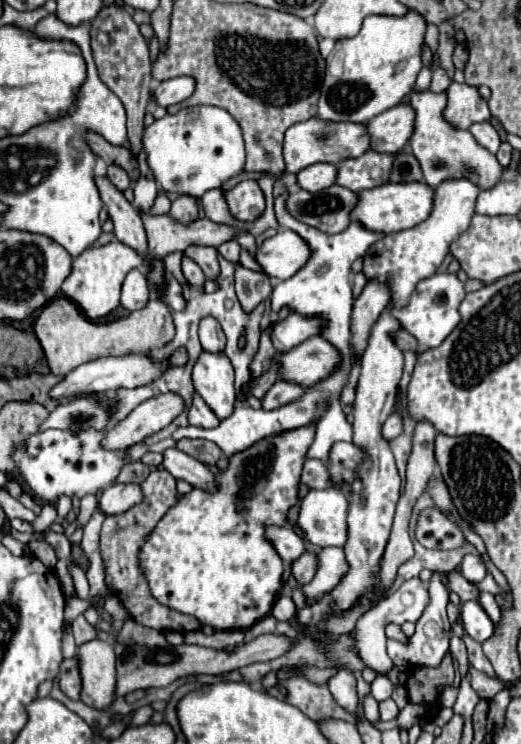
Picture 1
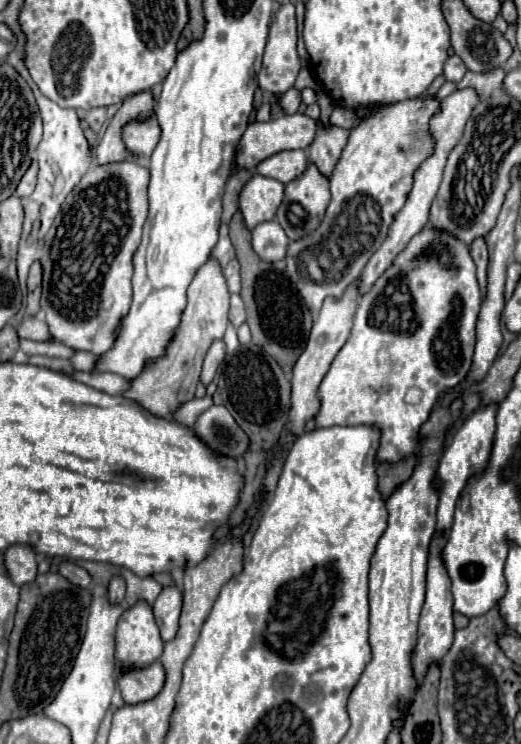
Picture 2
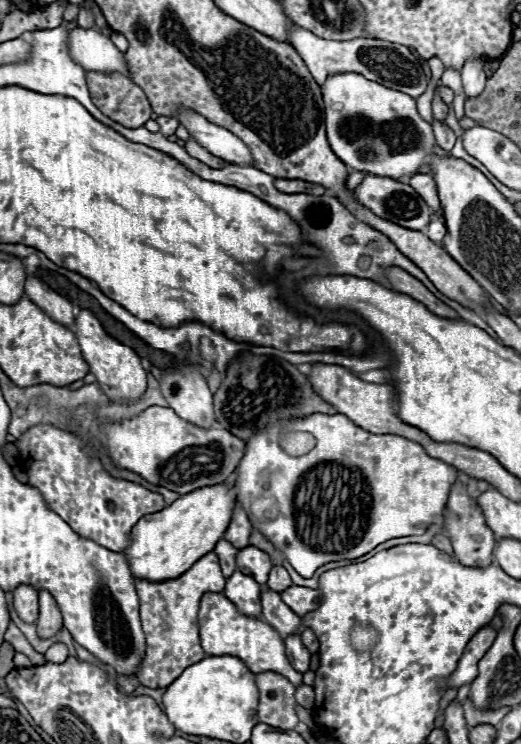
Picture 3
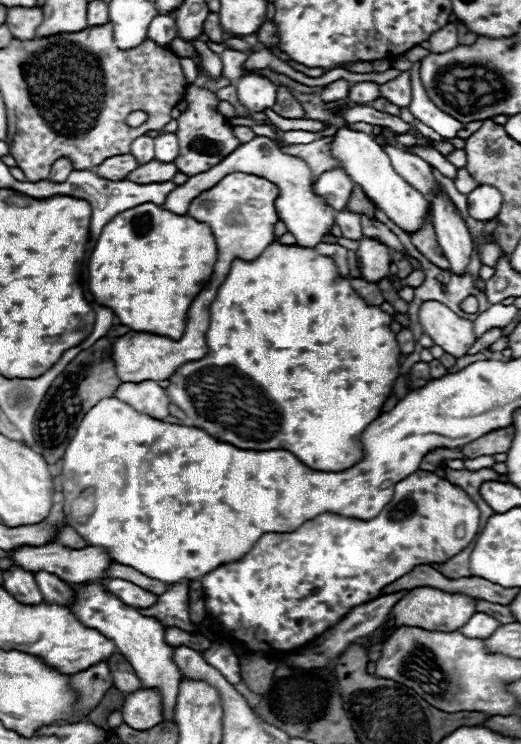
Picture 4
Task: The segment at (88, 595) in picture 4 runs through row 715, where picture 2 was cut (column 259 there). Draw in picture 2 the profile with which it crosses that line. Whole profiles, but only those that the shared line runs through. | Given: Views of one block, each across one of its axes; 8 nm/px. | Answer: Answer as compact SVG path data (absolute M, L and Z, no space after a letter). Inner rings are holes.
M284 150L284 152L278 152L278 154L262 160L256 170L262 176L288 184L304 172L306 164L308 164L308 156L304 150Z

